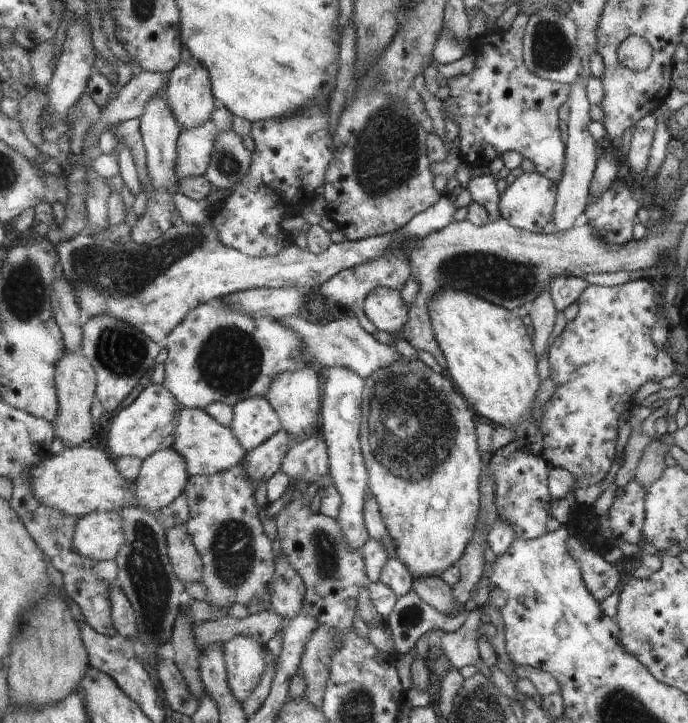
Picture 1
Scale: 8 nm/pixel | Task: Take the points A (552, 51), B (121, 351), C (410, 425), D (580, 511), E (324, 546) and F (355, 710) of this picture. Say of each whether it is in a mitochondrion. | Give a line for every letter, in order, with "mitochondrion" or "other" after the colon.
A: mitochondrion
B: mitochondrion
C: mitochondrion
D: other
E: mitochondrion
F: mitochondrion

